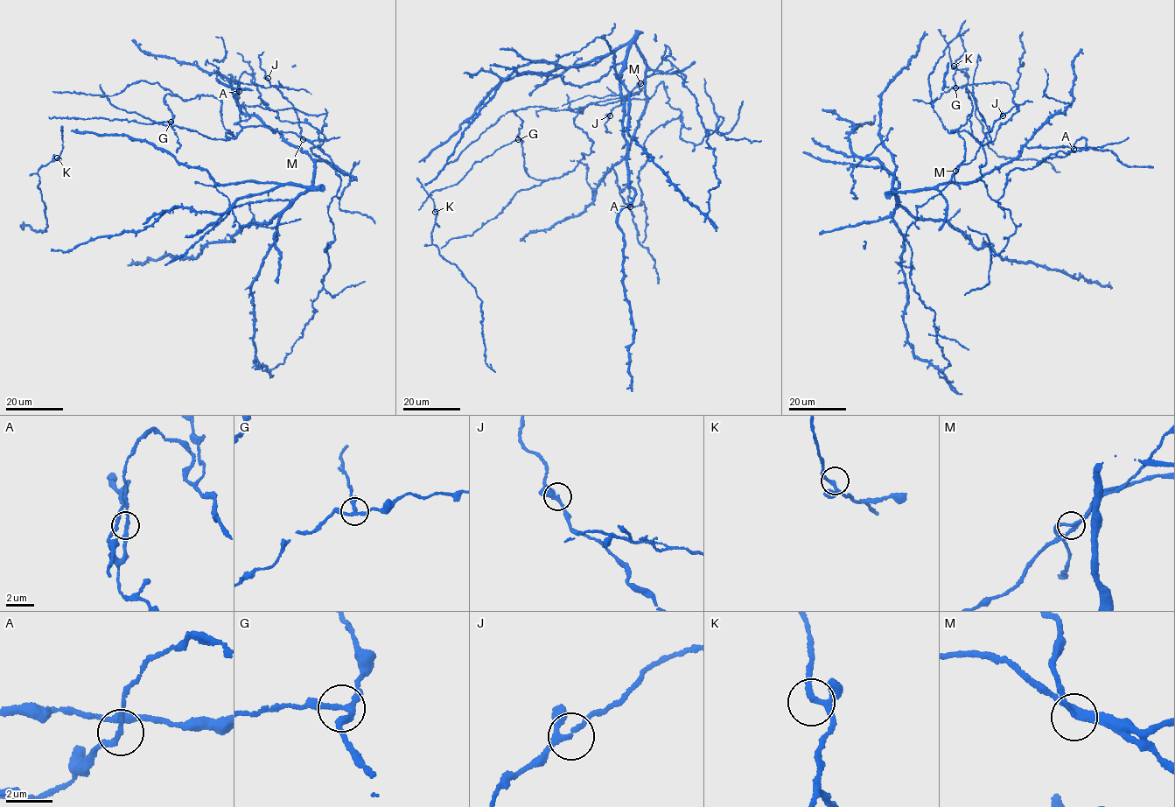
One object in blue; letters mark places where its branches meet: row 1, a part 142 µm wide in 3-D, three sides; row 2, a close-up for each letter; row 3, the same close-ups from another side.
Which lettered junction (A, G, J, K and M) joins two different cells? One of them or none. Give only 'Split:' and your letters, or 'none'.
Split: G

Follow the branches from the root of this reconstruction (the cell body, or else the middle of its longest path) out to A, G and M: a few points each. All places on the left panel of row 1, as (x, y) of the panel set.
A: (325, 136), (308, 123), (279, 120), (262, 102), (253, 77), (245, 72), (239, 91)
G: (325, 136), (325, 114), (245, 105), (241, 130), (226, 136), (221, 101), (210, 95), (167, 94), (170, 122)
M: (325, 136), (320, 139), (318, 133), (325, 114), (240, 108), (242, 127), (264, 125), (303, 139)

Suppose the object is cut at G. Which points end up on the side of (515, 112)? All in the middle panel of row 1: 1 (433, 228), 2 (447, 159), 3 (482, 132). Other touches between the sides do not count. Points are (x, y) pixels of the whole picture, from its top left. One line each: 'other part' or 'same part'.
1: same part
2: same part
3: same part

